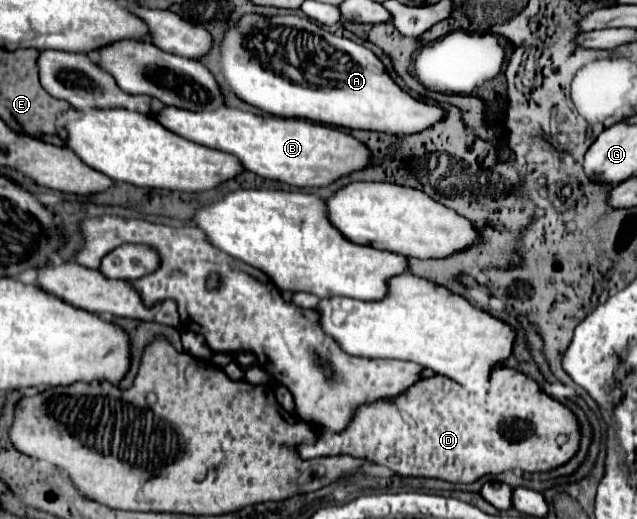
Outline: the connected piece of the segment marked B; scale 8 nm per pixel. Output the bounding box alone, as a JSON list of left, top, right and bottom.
[158,106,372,188]

